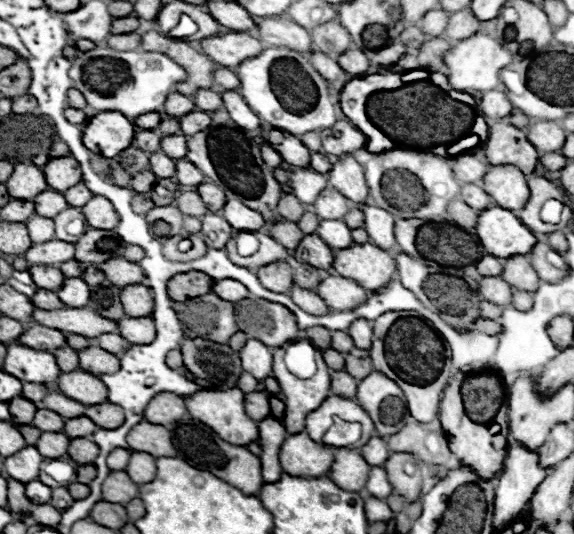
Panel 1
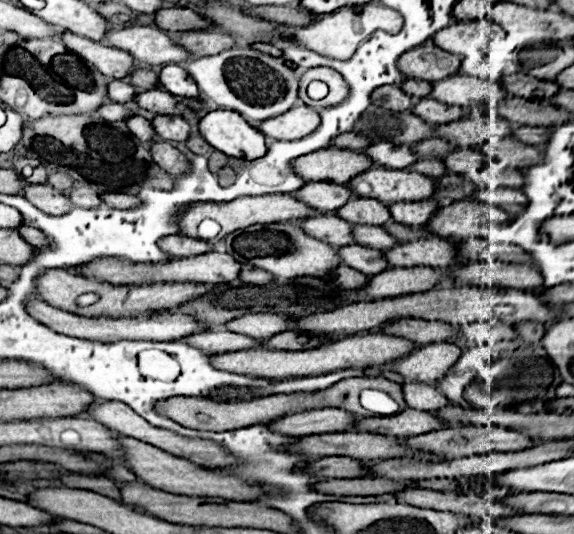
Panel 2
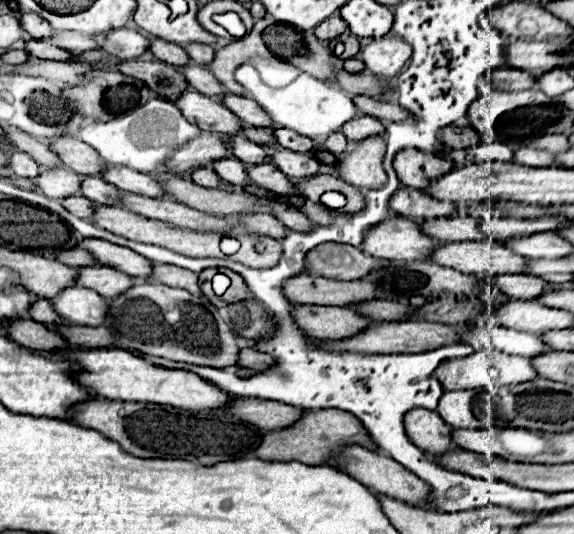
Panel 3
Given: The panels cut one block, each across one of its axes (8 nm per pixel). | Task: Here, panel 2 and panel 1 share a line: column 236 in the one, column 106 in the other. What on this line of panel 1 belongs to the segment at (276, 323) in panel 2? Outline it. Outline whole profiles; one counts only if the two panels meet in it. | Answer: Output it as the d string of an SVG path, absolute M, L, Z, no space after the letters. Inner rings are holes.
M36 308L34 320L42 326L52 326L62 332L80 334L86 338L98 338L100 334L106 334L108 330L118 332L118 324L98 316L90 308L62 308L62 310L40 310Z

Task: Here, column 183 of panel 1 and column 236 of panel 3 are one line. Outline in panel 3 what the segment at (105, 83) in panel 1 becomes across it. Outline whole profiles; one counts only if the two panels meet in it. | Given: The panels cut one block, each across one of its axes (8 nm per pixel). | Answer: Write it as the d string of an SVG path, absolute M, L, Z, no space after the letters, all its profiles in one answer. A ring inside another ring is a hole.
M250 64L238 66L234 78L244 86L246 94L272 118L274 128L288 128L306 138L318 138L318 136L322 138L326 134L332 134L334 130L342 128L342 124L346 124L350 118L356 118L358 114L356 106L352 104L352 98L346 92L336 88L332 82L318 80L306 72L302 72L294 82L290 82L284 88L266 86L260 74L256 72L256 68L252 68Z

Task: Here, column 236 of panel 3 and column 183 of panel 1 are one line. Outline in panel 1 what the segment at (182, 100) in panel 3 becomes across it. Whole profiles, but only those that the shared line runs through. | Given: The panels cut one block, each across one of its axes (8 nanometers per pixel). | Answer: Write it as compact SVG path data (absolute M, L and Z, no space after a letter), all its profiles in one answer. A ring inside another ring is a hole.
M194 110L192 114L180 118L180 128L182 128L182 132L184 132L186 136L192 136L192 134L196 134L196 132L206 130L210 124L212 124L210 114L204 114L202 110Z

